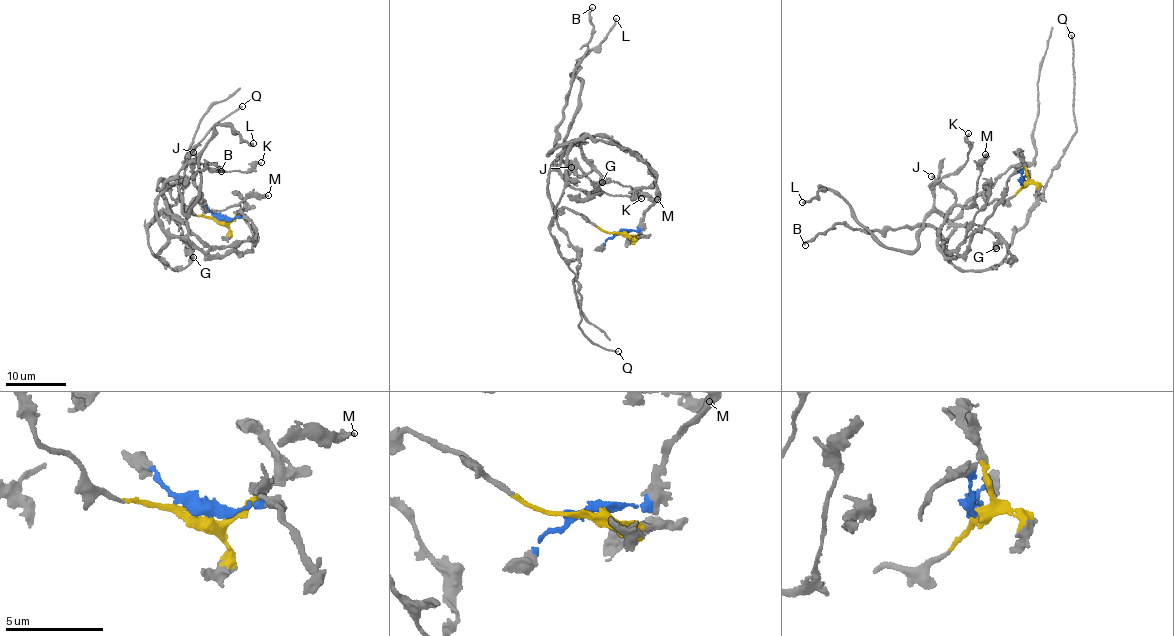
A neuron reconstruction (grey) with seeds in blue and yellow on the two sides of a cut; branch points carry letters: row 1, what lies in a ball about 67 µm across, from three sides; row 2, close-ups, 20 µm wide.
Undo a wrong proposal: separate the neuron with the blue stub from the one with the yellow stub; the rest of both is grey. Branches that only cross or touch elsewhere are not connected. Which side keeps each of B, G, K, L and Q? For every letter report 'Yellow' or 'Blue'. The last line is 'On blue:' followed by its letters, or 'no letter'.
B: Blue
G: Yellow
K: Yellow
L: Yellow
Q: Blue
On blue: B, Q

